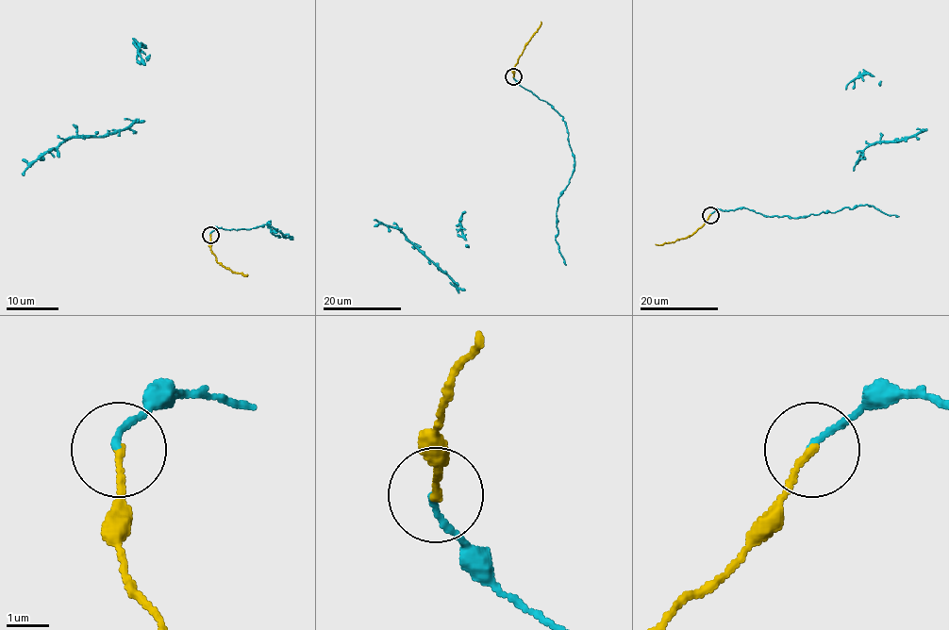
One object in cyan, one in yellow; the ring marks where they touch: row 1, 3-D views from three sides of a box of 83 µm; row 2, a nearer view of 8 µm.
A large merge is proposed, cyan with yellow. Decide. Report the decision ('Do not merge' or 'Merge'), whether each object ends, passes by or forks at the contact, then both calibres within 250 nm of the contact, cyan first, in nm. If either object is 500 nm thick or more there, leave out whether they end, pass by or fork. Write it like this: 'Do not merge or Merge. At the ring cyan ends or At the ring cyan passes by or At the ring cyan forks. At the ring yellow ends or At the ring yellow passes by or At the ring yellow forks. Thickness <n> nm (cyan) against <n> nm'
Merge. At the ring cyan ends. At the ring yellow ends. Thickness 150 nm (cyan) against 150 nm

